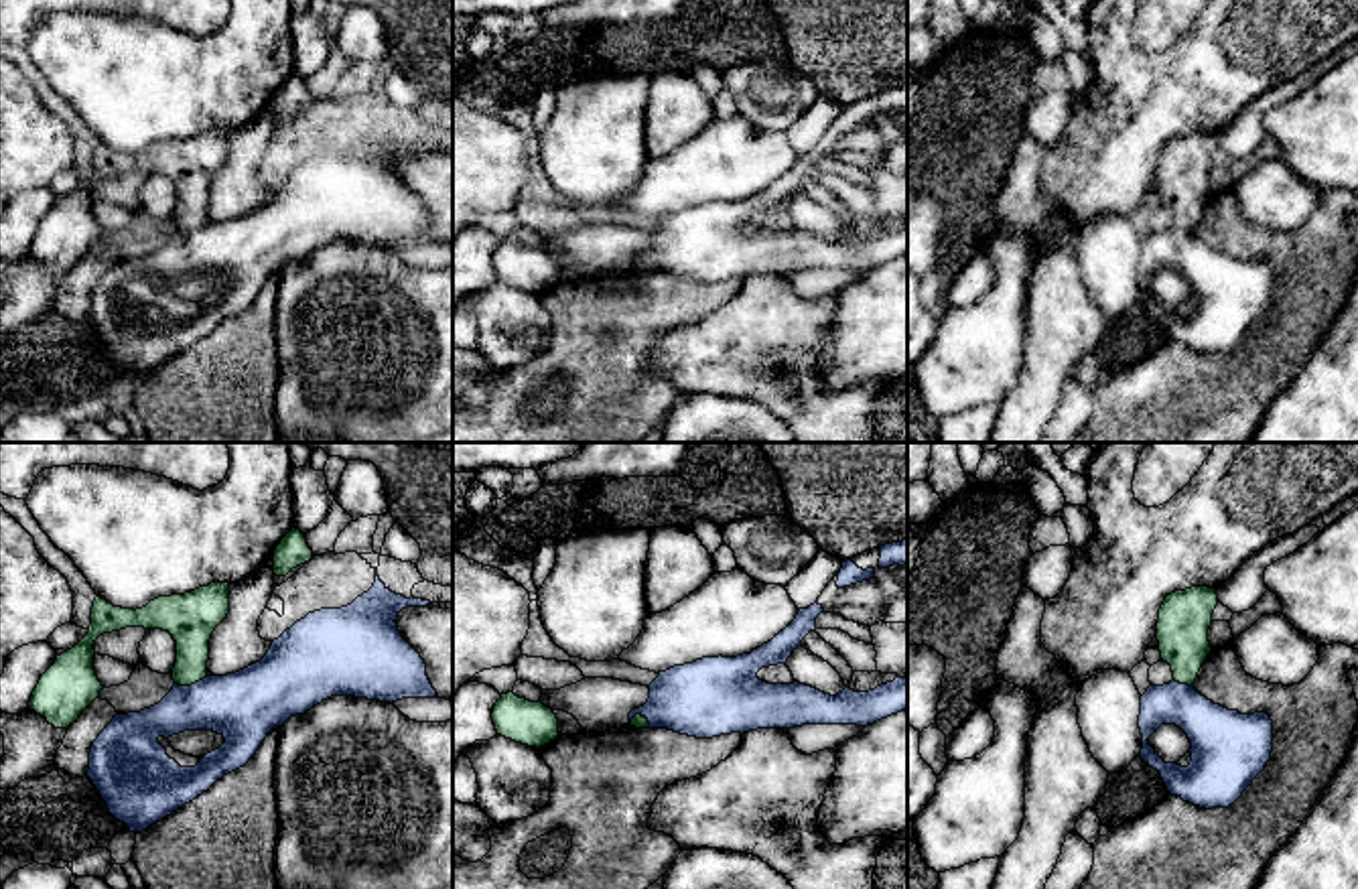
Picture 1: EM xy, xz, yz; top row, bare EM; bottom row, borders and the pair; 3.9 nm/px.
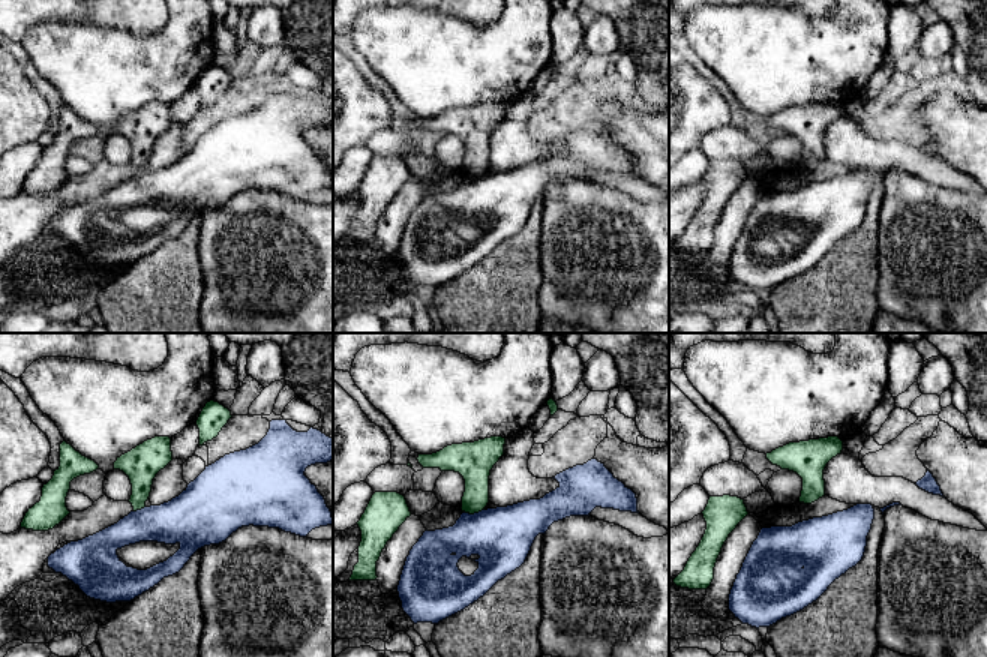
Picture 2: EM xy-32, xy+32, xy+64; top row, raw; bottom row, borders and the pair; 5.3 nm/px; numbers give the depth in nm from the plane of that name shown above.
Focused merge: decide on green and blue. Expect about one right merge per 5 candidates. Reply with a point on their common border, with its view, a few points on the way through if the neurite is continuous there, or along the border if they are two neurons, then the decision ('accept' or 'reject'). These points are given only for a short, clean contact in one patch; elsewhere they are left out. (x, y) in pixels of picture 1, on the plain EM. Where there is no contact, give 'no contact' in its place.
contact xy (191, 228); border xy (208, 222), (189, 230), (175, 230); reject

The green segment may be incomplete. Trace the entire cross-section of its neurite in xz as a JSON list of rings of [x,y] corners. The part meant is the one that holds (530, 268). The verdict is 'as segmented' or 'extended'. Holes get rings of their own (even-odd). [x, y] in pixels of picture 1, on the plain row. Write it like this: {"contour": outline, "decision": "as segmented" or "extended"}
{"contour": [[[514,237],[501,240],[491,264],[497,280],[536,294],[560,280],[552,254],[520,244]]], "decision": "as segmented"}

